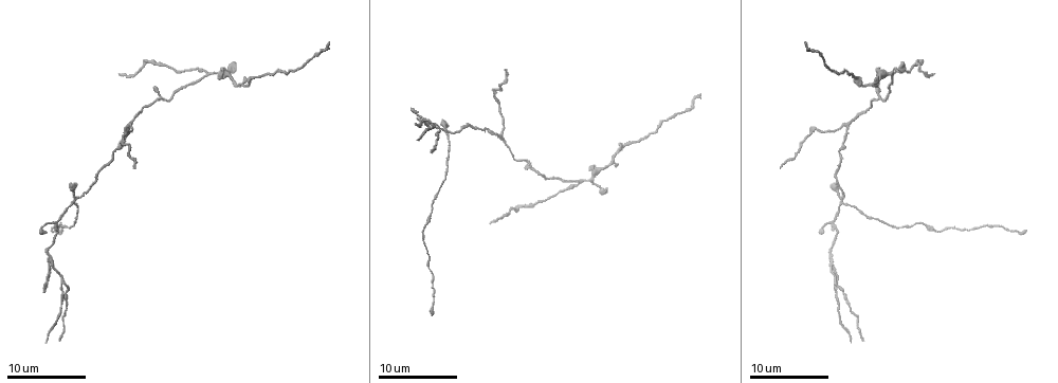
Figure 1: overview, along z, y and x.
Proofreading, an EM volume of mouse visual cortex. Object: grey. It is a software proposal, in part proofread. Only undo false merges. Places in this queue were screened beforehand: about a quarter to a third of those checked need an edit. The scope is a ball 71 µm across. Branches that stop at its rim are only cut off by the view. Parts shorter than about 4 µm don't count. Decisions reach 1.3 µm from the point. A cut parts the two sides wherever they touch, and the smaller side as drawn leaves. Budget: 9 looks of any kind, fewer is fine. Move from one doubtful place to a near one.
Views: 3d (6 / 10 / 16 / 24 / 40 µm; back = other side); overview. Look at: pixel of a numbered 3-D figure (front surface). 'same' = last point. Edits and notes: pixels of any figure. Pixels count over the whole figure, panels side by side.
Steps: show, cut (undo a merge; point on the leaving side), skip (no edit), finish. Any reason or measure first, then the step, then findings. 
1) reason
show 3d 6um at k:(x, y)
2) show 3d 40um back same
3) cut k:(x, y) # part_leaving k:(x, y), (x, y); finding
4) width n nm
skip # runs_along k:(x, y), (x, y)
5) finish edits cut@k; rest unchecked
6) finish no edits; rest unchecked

calibre changes
show 3d 6um at 1:(49, 253)

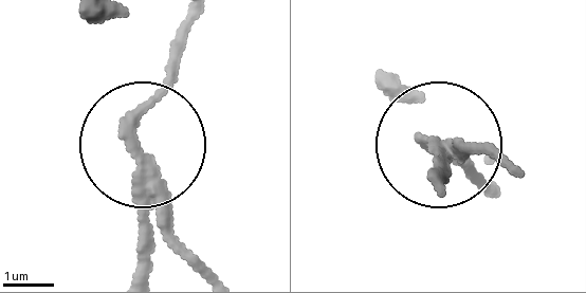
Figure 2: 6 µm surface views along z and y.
show 3d 6um back at 2:(131, 144)

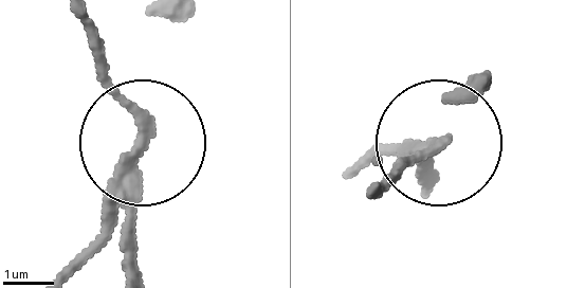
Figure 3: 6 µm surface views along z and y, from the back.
cut 3:(103, 230) # part_leaving 3:(131, 162), (110, 233), (80, 271); two cells meet here

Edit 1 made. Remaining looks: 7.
four arms meet
show 3d 6um at 1:(841, 200)

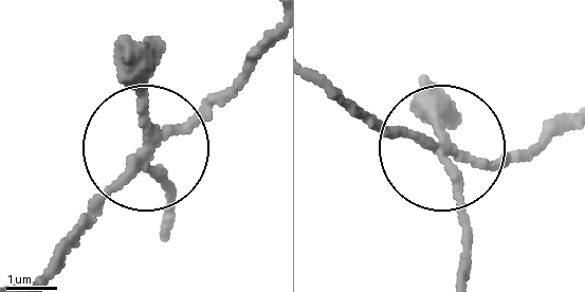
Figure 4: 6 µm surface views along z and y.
width 190 nm
cut 4:(146, 81) # part_leaving 4:(149, 151), (174, 185), (169, 223); two cells meet here

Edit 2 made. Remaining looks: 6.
show overview

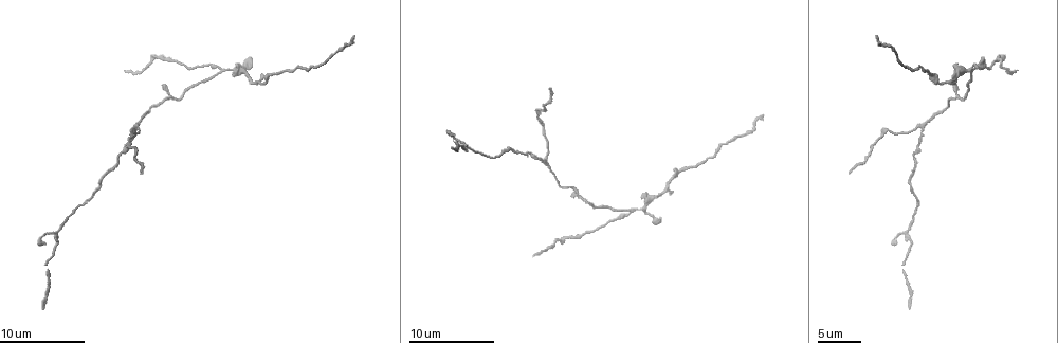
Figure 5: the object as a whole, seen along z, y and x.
three arms meet
show 3d 10um at 5:(921, 126)

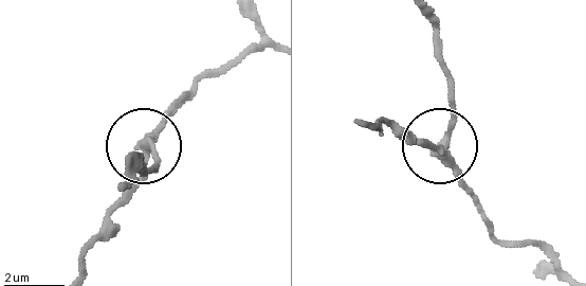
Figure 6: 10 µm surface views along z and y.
arms 3
cut 6:(157, 160) # two cells meet here

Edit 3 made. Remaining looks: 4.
branch point
show 3d 16um at 5:(630, 210)

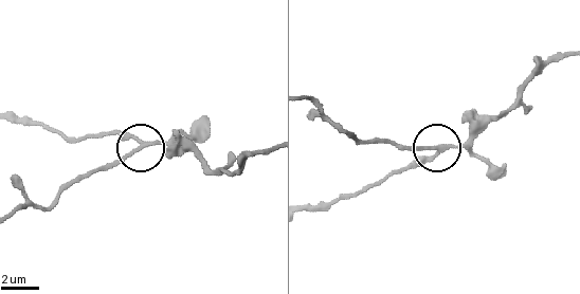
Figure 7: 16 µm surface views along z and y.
show 3d 6um at 7:(146, 143)

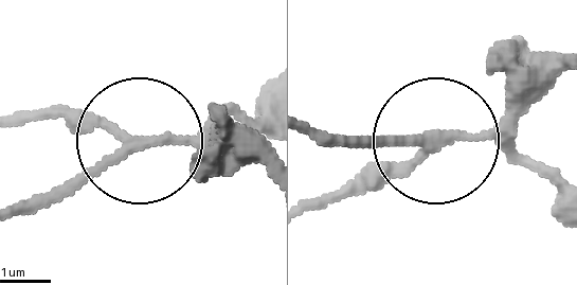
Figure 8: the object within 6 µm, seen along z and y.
skip # runs_along 8:(19, 214), (56, 201), (137, 139), (82, 135), (48, 113); continuous, no second cell

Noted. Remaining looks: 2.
finish edits cut@3, cut@4, cut@6; rest unchecked

